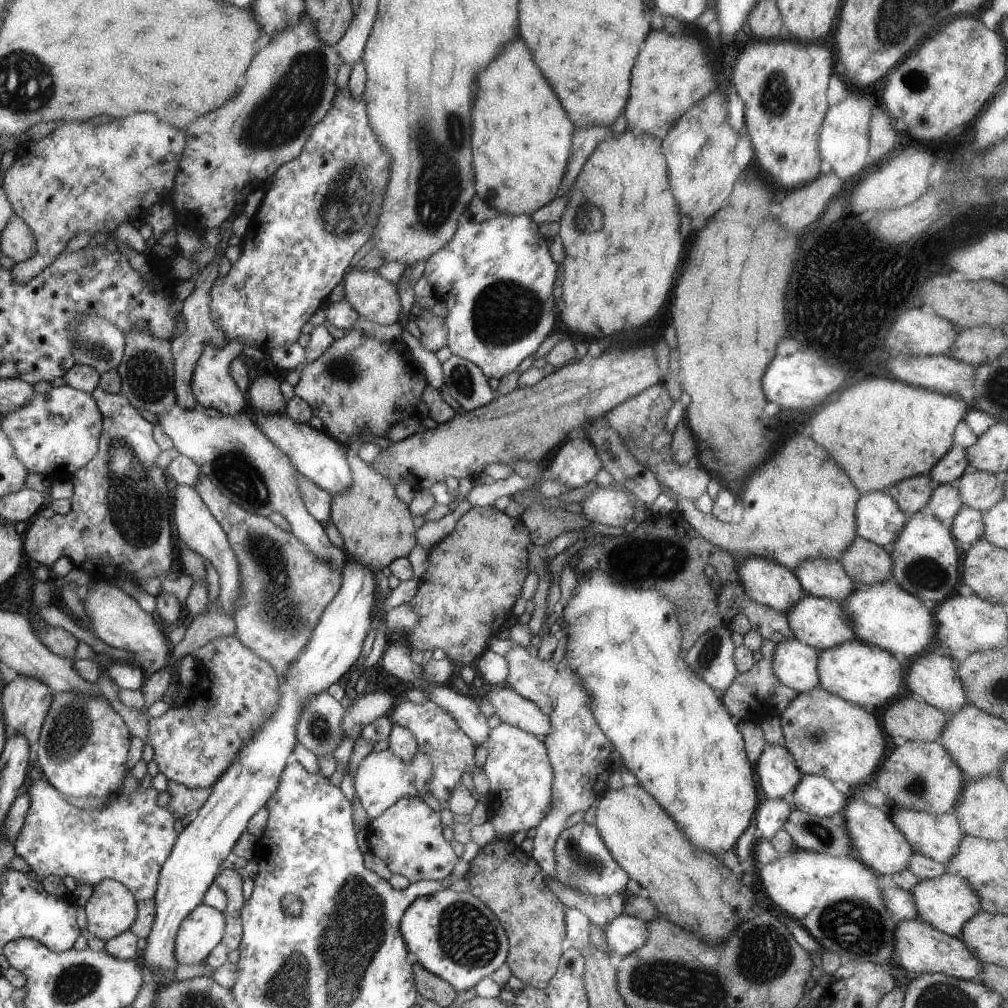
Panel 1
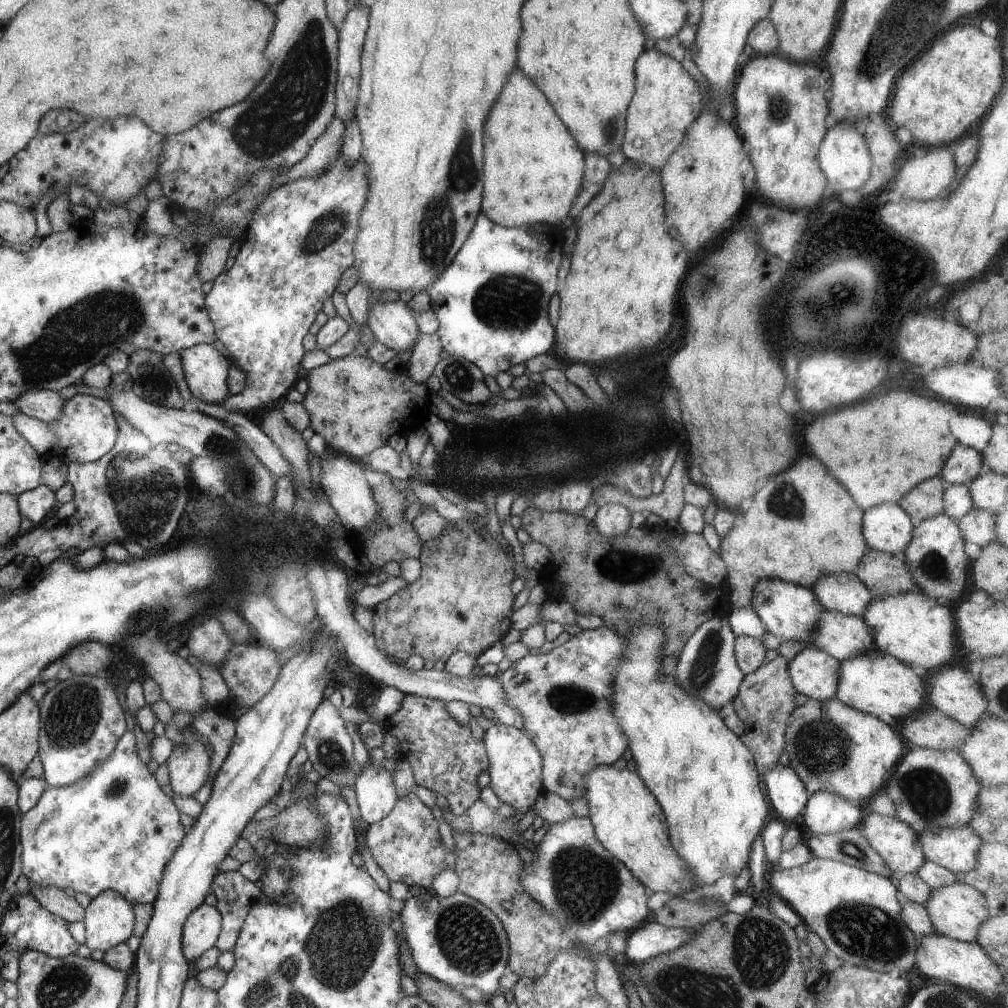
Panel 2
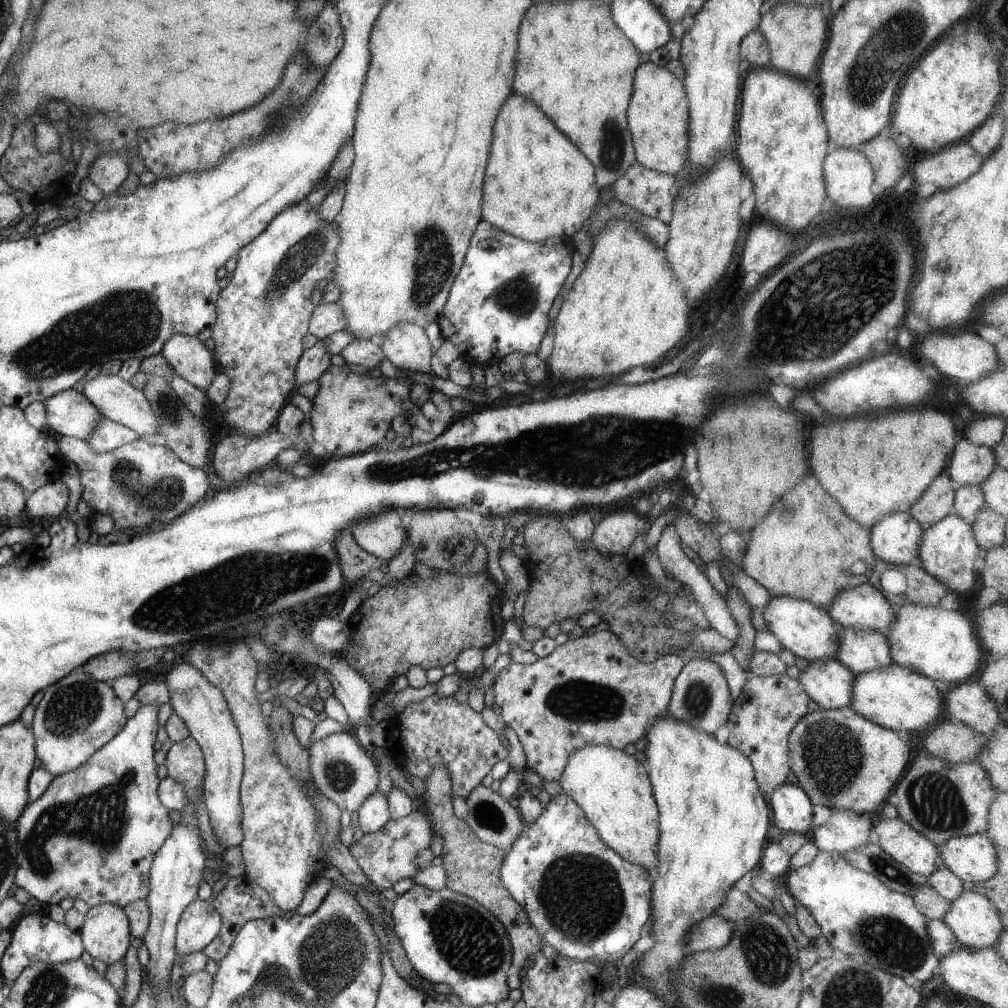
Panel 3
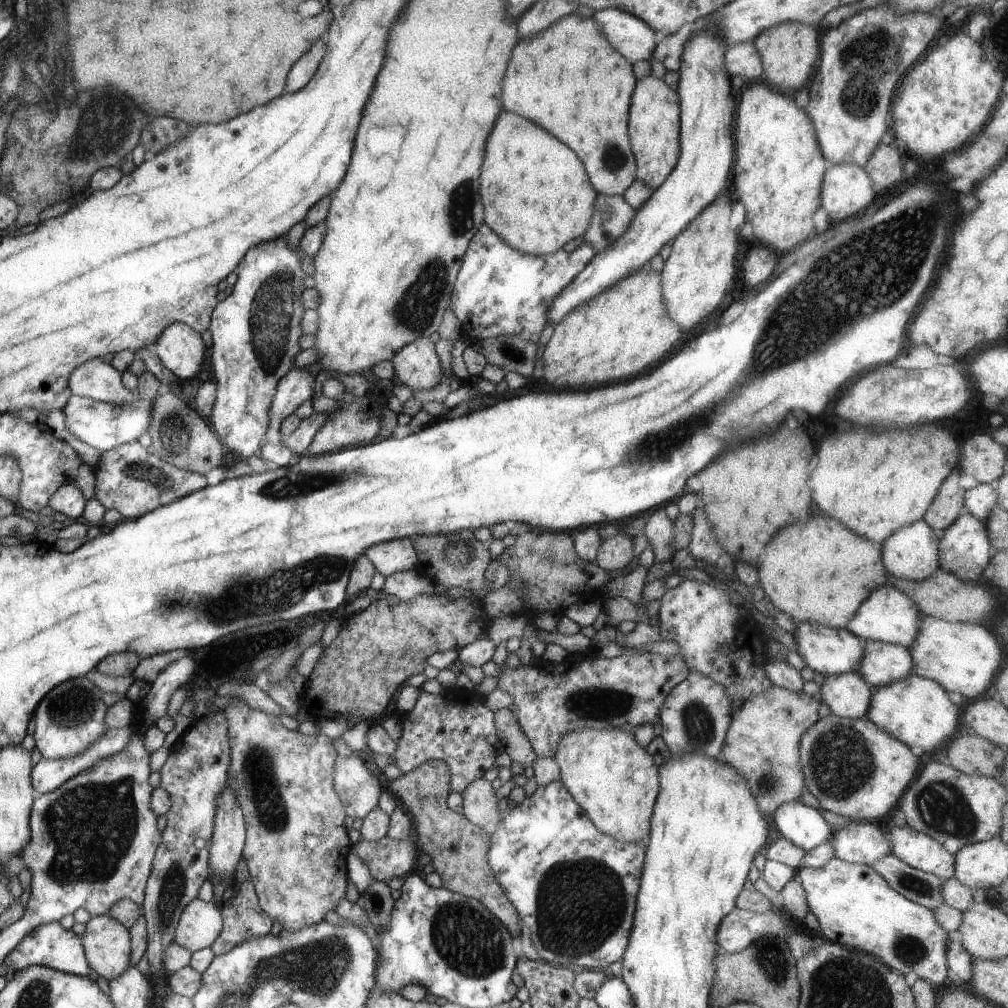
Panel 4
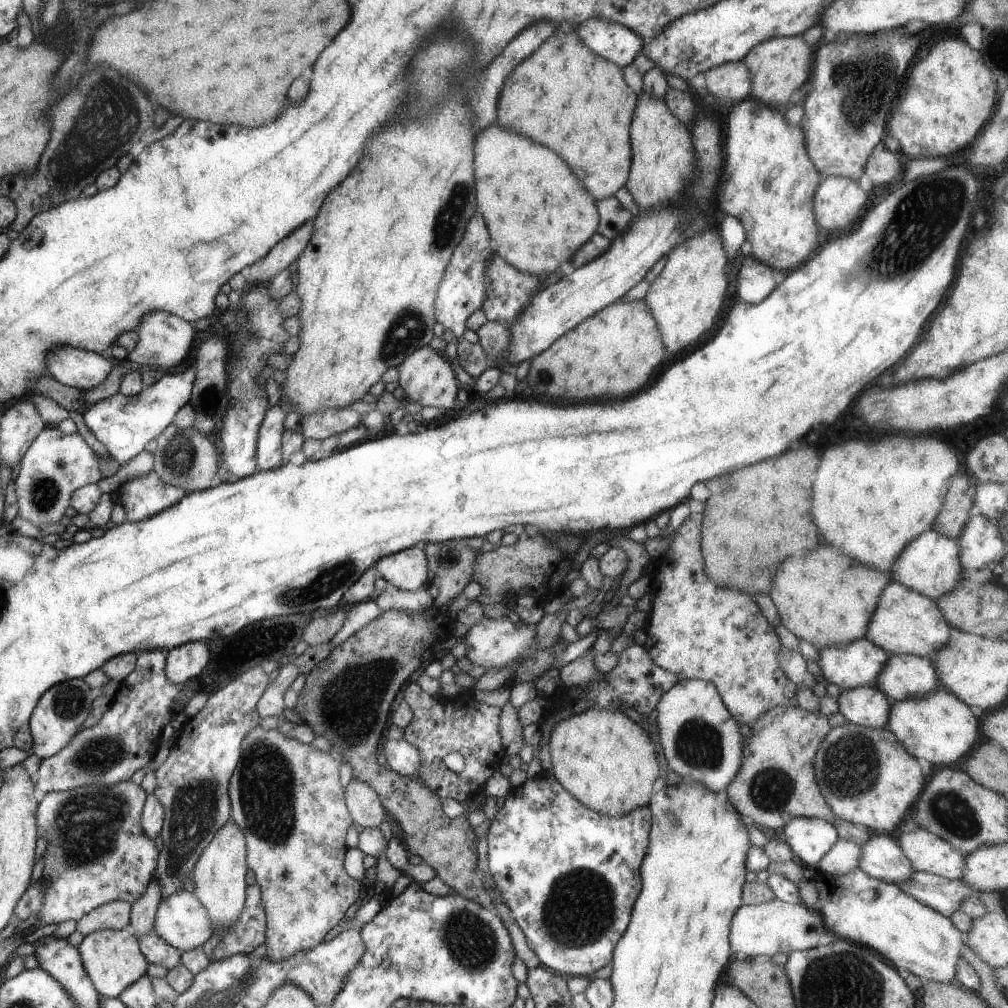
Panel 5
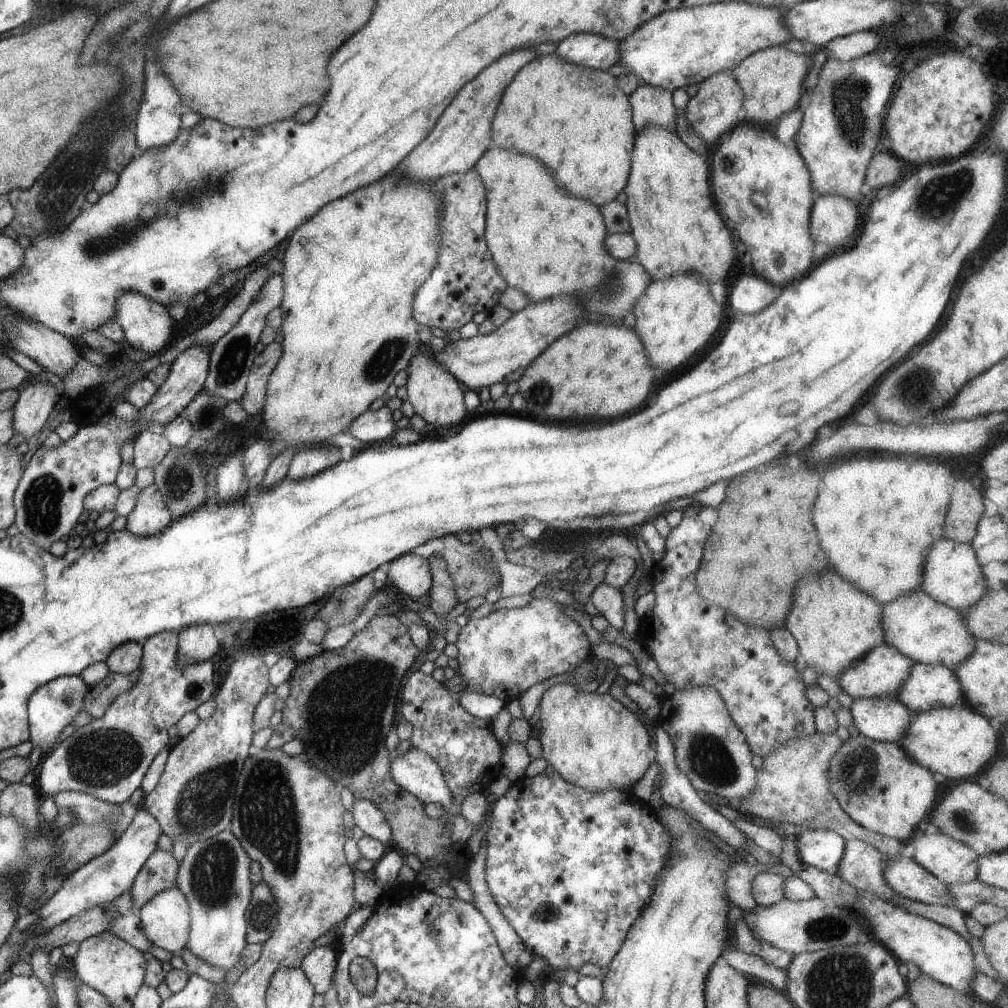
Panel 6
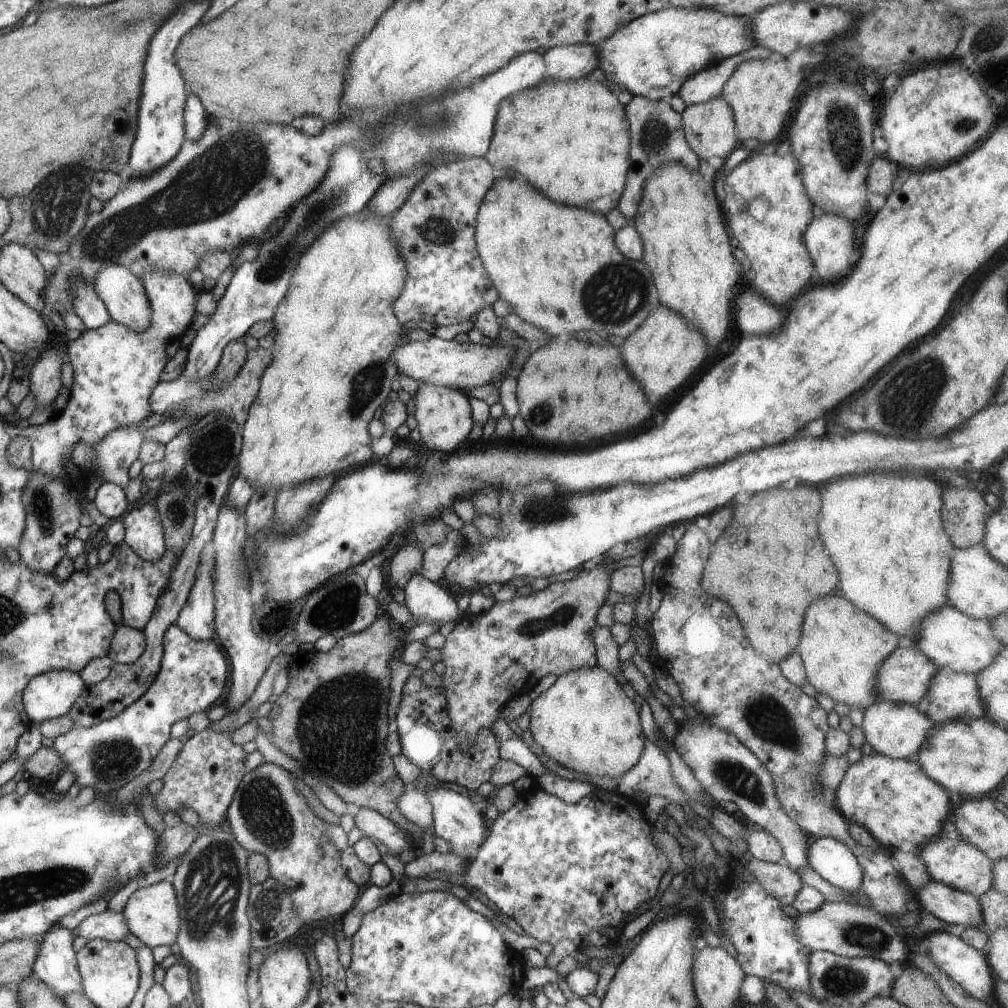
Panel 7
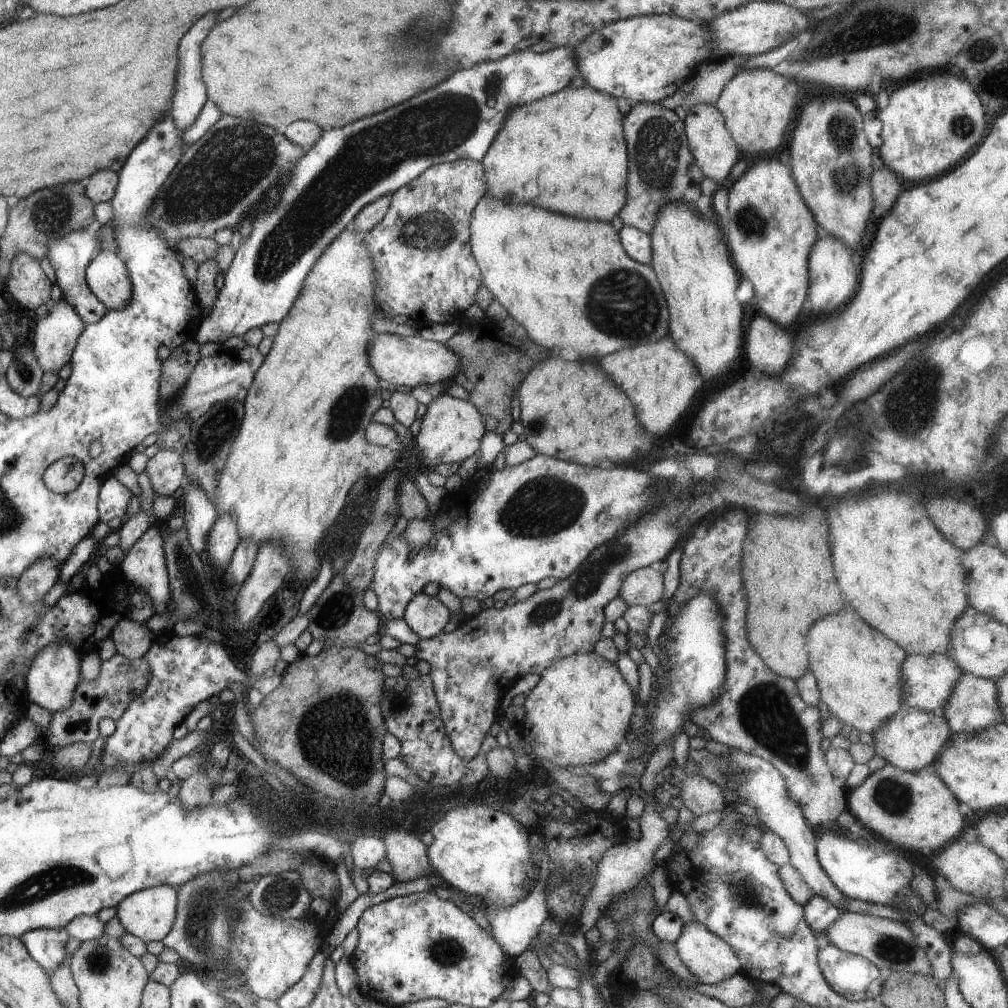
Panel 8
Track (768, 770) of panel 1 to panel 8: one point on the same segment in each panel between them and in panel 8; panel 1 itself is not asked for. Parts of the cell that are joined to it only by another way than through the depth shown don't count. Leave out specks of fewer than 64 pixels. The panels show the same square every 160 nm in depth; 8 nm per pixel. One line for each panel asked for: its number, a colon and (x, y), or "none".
2: (787, 794)
3: (791, 810)
4: (803, 825)
5: (810, 839)
6: (822, 848)
7: (833, 859)
8: (859, 870)

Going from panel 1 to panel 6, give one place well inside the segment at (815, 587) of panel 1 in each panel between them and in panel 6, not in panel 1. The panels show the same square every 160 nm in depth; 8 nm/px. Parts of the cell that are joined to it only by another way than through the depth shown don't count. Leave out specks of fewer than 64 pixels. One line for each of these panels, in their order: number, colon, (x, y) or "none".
2: (844, 593)
3: (863, 608)
4: (888, 615)
5: (904, 622)
6: (923, 629)

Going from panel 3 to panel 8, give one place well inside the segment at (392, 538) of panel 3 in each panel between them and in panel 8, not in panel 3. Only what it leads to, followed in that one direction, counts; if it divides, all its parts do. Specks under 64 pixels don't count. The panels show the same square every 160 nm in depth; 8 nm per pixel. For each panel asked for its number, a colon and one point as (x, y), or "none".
4: (396, 555)
5: (408, 570)
6: (410, 573)
7: (428, 602)
8: (426, 615)

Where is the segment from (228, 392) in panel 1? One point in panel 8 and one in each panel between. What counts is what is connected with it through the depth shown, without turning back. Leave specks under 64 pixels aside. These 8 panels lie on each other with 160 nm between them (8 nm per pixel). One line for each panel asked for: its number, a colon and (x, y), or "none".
2: (205, 370)
3: (188, 357)
4: (180, 348)
5: (165, 340)
6: (147, 324)
7: (124, 294)
8: (107, 275)

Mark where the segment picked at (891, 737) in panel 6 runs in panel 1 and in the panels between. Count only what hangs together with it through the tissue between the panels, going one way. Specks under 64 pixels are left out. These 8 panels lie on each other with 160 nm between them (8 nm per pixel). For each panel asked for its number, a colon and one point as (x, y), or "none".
1: (796, 664)
2: (813, 673)
3: (829, 683)
4: (847, 695)
5: (867, 706)

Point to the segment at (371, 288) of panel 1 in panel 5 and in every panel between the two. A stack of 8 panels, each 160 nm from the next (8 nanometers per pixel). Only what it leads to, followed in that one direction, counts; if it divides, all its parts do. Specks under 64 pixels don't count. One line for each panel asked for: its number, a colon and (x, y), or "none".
2: (392, 323)
3: (407, 347)
4: (417, 365)
5: (426, 376)

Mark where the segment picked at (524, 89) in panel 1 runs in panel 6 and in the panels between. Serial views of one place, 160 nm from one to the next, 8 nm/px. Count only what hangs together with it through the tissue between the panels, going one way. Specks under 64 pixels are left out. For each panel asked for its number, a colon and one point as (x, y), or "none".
2: (533, 167)
3: (538, 185)
4: (536, 195)
5: (522, 187)
6: (546, 242)

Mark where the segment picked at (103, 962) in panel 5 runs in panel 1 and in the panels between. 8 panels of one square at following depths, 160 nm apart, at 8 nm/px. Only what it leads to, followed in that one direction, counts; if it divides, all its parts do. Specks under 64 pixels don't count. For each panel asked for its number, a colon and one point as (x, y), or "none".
1: (112, 909)
2: (109, 919)
3: (106, 933)
4: (108, 944)

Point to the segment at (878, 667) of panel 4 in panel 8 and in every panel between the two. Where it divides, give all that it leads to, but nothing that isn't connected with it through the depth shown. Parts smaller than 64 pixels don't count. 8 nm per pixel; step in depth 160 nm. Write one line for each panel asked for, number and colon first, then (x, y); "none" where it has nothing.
5: (903, 676)
6: (927, 686)
7: (951, 696)
8: (973, 705)

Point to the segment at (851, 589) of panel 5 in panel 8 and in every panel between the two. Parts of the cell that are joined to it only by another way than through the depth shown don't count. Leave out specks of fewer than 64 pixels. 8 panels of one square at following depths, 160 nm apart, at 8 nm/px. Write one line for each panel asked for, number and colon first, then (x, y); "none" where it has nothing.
6: (834, 623)
7: (842, 648)
8: (858, 669)

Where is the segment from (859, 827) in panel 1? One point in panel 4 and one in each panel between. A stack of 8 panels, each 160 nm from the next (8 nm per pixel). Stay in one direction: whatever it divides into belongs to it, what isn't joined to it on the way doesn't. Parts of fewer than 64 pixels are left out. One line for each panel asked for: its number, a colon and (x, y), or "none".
2: (899, 847)
3: (919, 855)
4: (921, 852)

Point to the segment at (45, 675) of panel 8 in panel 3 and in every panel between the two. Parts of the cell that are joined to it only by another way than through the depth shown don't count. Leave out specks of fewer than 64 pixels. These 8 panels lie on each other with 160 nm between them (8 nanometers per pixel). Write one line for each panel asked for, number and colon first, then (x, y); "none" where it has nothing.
3: (79, 715)
4: (68, 723)
5: (60, 715)
6: (53, 706)
7: (52, 694)

